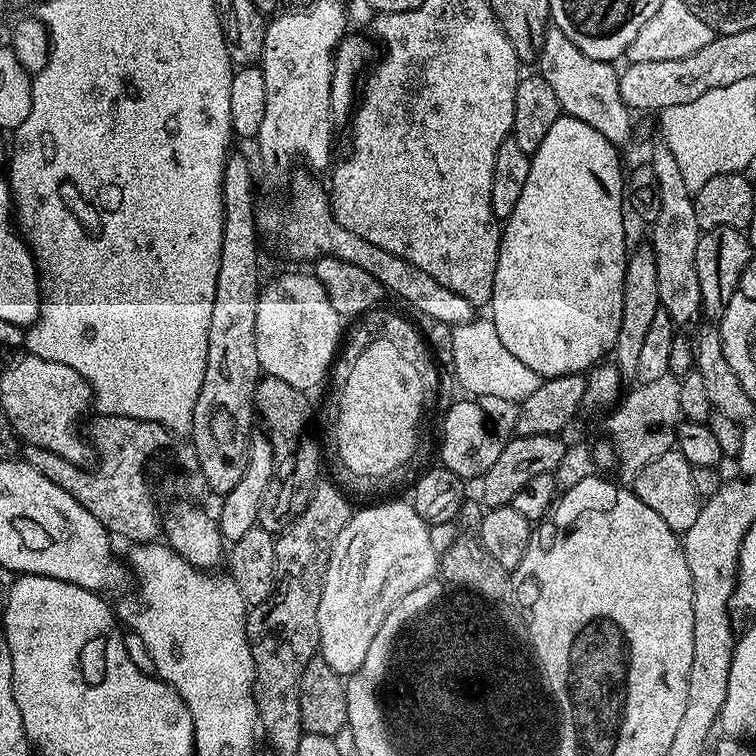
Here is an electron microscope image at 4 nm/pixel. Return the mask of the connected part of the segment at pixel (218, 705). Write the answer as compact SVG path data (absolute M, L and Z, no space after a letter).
M144 542L132 552L132 568L130 564L130 572L136 575L136 580L140 583L140 601L133 606L132 612L128 612L122 616L123 623L132 627L132 632L138 639L144 643L144 648L148 651L148 656L152 659L155 675L161 680L172 685L176 689L177 694L182 698L182 702L186 702L186 706L190 710L190 718L194 722L194 738L196 739L196 748L218 748L218 734L222 730L222 740L224 740L224 748L232 748L232 746L251 746L255 749L258 740L255 734L258 734L258 717L256 715L256 698L252 694L252 685L256 683L256 671L254 670L254 658L250 654L250 646L248 645L248 635L244 629L244 621L248 618L250 611L249 605L244 603L242 594L238 594L238 586L234 586L234 582L227 576L216 576L220 574L209 574L207 571L198 569L191 564L186 558L179 556L174 549L169 548L164 542Z

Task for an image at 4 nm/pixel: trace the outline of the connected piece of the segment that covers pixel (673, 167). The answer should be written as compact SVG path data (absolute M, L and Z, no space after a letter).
M657 146L652 152L650 163L654 174L658 174L658 190L660 191L660 213L650 225L652 241L650 247L658 266L658 298L663 311L667 312L673 325L692 324L701 319L702 286L698 286L698 266L696 251L702 235L702 229L694 210L694 193L686 190L686 182L682 182L682 172L678 170L678 162L670 150Z

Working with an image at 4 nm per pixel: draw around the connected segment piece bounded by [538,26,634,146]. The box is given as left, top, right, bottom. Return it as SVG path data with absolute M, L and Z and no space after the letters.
M549 27L544 35L544 45L538 57L539 75L554 89L558 97L561 113L578 118L578 122L586 122L586 126L594 126L602 138L610 143L623 146L632 136L633 113L622 102L622 94L618 90L620 72L615 63L598 58L590 58L590 54L582 54L562 30Z

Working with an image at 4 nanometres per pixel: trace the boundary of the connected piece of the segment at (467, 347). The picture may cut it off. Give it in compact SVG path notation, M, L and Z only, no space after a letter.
M474 318L465 324L457 324L452 332L452 368L465 388L465 393L479 398L490 394L493 398L506 398L507 400L522 401L530 398L534 390L542 382L542 377L534 374L530 366L525 366L506 350L502 338L498 338L498 330L491 318Z

